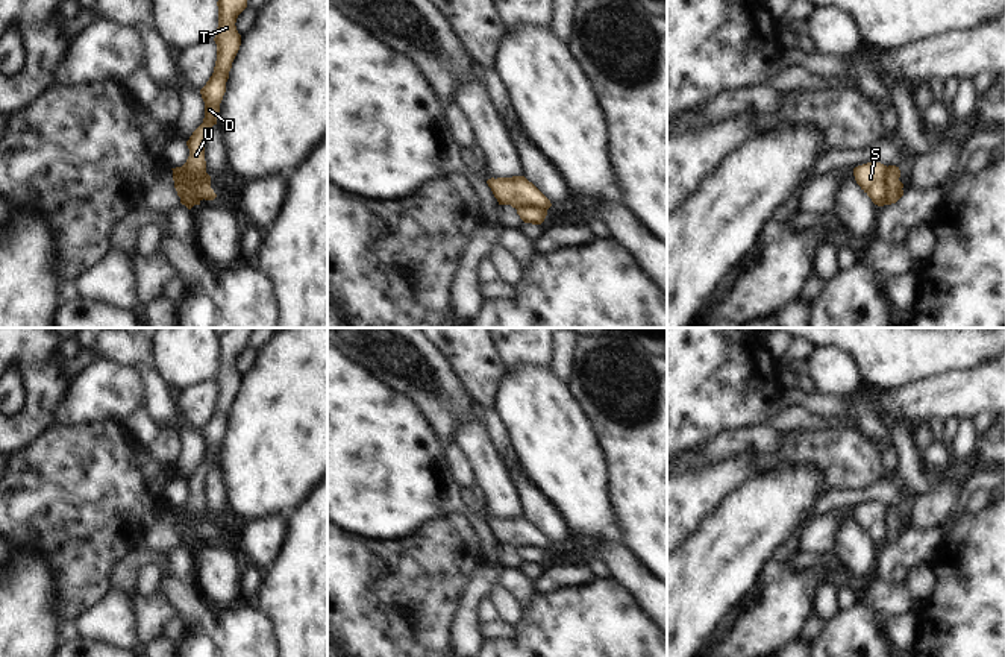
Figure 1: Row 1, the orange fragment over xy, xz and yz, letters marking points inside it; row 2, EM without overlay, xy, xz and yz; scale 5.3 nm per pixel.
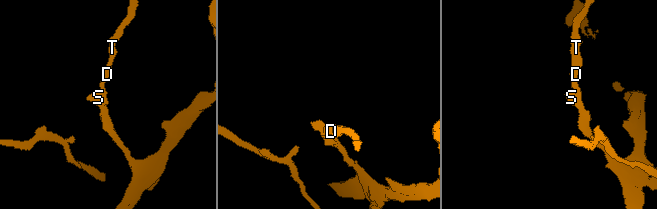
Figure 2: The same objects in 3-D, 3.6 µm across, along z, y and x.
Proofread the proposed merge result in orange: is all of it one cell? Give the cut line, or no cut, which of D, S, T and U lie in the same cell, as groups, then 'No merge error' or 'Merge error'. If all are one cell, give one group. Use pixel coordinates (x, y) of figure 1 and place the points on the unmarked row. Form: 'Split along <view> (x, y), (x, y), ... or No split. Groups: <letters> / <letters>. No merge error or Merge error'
Split along xy (206, 513), (187, 527), (181, 525). Groups: D T U / S. Merge error

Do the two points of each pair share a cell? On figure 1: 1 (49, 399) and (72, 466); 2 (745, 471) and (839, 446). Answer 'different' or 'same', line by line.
1: different
2: different

